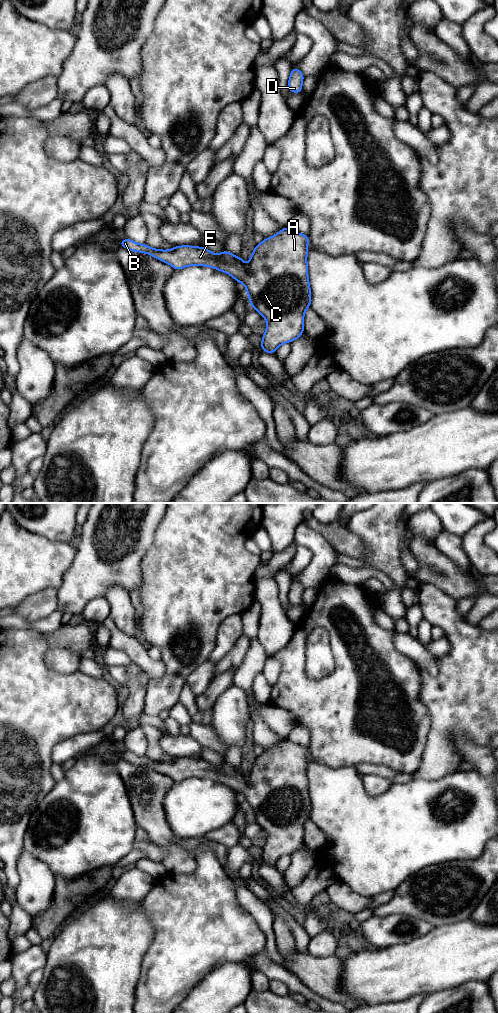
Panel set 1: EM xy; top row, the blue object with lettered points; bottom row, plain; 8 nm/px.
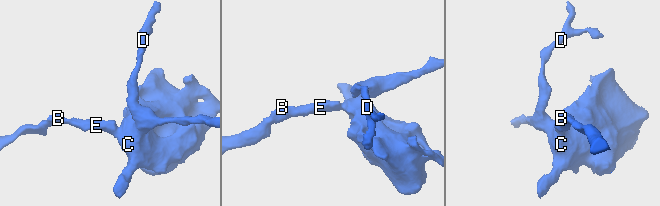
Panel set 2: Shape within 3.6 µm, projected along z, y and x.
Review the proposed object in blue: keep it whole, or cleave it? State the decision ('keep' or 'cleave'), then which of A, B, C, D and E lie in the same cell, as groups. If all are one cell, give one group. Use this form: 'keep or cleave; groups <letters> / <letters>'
keep; groups A B C D E

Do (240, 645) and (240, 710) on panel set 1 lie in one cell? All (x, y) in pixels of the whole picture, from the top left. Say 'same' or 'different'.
different

